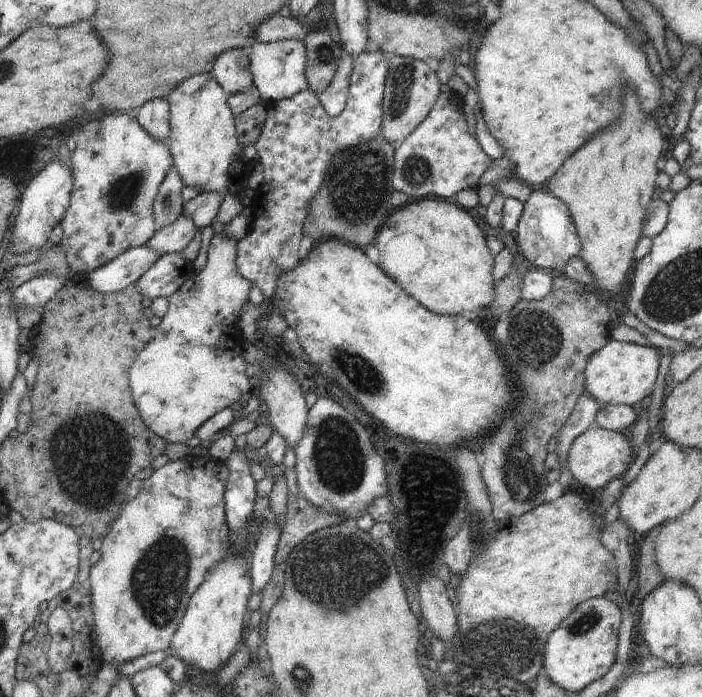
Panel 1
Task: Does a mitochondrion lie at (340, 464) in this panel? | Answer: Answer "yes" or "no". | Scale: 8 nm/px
yes

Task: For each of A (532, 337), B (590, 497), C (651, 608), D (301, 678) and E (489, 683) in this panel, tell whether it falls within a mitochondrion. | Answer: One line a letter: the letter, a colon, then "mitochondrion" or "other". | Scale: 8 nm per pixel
A: mitochondrion
B: other
C: other
D: mitochondrion
E: mitochondrion

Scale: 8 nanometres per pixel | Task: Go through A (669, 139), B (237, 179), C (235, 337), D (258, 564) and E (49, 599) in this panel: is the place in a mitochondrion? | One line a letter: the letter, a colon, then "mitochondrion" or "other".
A: other
B: other
C: other
D: other
E: other

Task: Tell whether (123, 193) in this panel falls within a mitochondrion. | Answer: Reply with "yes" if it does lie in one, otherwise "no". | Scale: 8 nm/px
yes

